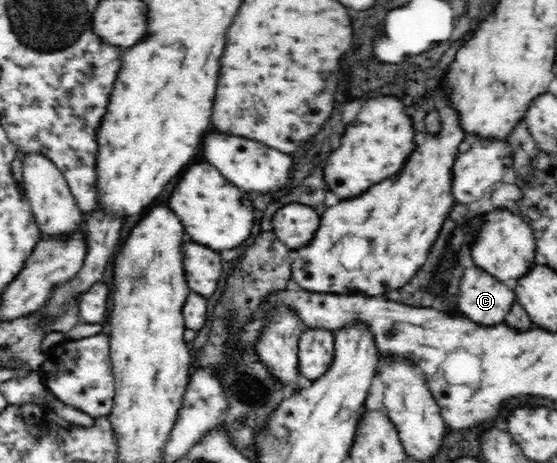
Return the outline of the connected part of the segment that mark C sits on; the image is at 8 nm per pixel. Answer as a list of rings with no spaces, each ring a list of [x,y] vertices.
[[[475,265],[467,267],[459,281],[457,307],[465,317],[475,323],[503,323],[513,305],[513,299],[515,293],[507,285],[489,277],[489,273],[481,273],[481,269]]]

